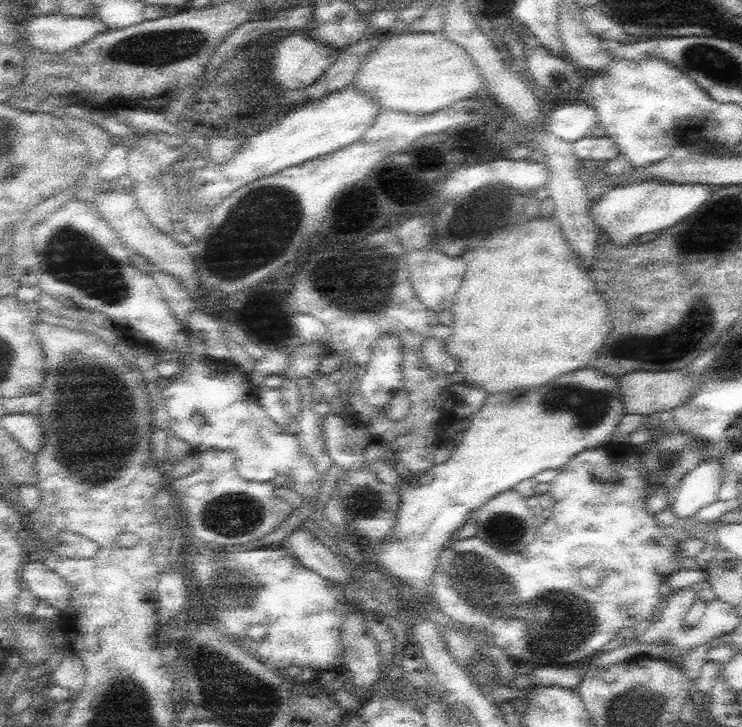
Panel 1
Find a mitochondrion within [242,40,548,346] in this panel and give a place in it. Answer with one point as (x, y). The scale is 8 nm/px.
(373, 294)

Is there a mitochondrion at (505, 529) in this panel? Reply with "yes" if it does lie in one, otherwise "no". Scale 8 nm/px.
yes

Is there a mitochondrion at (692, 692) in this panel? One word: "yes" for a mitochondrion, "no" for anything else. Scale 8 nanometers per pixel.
no

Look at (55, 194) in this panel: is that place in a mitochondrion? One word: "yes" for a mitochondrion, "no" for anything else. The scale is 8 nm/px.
no

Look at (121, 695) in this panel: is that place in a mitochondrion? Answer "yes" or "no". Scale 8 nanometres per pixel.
yes

